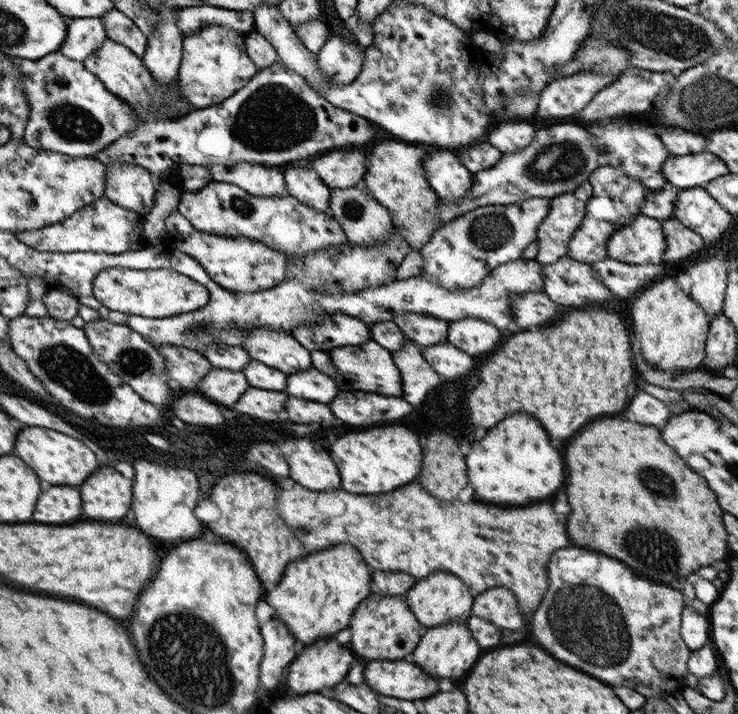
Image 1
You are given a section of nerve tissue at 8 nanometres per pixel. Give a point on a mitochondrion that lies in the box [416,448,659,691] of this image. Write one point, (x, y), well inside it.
(581, 613)

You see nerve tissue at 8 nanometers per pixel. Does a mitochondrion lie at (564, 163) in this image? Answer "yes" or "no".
yes

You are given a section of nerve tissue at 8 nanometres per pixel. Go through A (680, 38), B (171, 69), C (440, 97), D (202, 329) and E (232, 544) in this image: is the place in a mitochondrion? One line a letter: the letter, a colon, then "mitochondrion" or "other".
A: mitochondrion
B: other
C: mitochondrion
D: mitochondrion
E: other

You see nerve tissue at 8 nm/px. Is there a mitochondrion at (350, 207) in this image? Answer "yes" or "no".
yes

